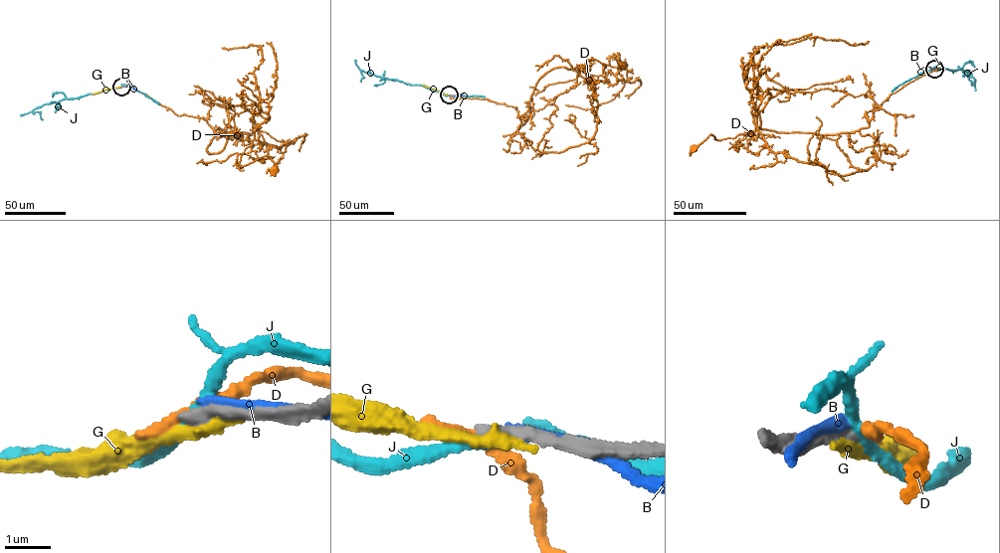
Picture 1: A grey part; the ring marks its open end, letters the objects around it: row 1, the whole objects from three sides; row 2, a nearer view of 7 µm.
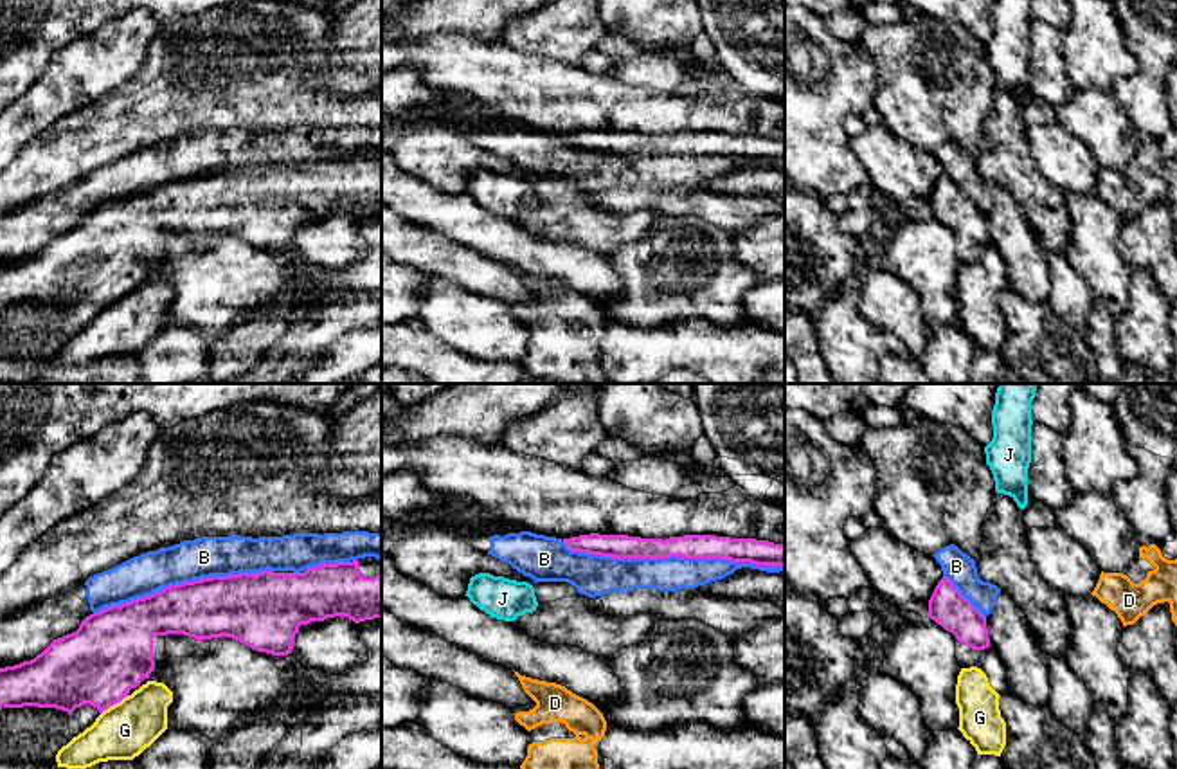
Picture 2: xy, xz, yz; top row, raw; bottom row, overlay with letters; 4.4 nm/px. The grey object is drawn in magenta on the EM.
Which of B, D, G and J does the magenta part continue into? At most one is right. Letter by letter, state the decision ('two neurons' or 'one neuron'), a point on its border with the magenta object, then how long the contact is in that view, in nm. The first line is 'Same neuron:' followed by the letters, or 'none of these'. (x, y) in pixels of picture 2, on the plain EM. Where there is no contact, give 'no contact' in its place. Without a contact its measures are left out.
Same neuron: none of these
B: two neurons | xz (673, 152) | 1000 nm
D: two neurons | no contact
G: two neurons | xy (114, 299) | 150 nm
J: two neurons | no contact

